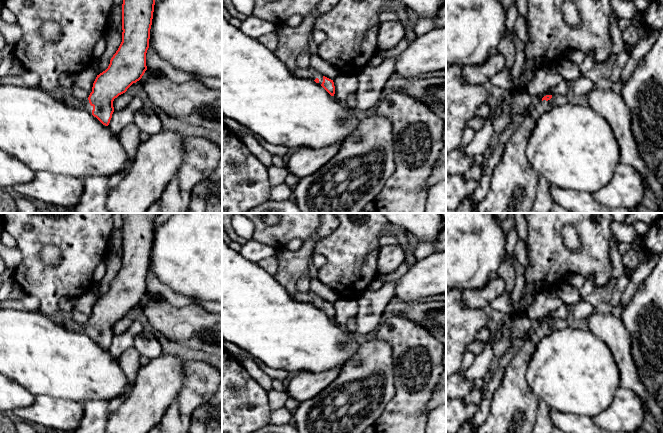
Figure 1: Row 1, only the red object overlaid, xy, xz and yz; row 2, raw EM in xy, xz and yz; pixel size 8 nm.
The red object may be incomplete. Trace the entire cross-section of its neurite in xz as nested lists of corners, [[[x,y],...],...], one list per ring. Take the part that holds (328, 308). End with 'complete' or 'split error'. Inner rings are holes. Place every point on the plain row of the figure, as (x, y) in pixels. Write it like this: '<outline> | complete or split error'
[[[309,291],[306,293],[297,292],[294,295],[295,300],[311,303],[316,307],[319,307],[331,320],[335,318],[335,310],[333,304],[323,300],[317,296],[314,292]]] | split error

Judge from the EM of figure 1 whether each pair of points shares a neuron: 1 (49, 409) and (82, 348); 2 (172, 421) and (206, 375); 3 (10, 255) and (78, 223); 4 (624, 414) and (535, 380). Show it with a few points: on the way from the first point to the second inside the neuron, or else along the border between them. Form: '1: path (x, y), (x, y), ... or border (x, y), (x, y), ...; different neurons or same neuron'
1: border (78, 403), (72, 400), (37, 395), (32, 404); different neurons
2: path (177, 410), (199, 386); same neuron
3: border (17, 246), (21, 253), (21, 261), (13, 269); different neurons
4: path (602, 412), (570, 380), (557, 380); same neuron

